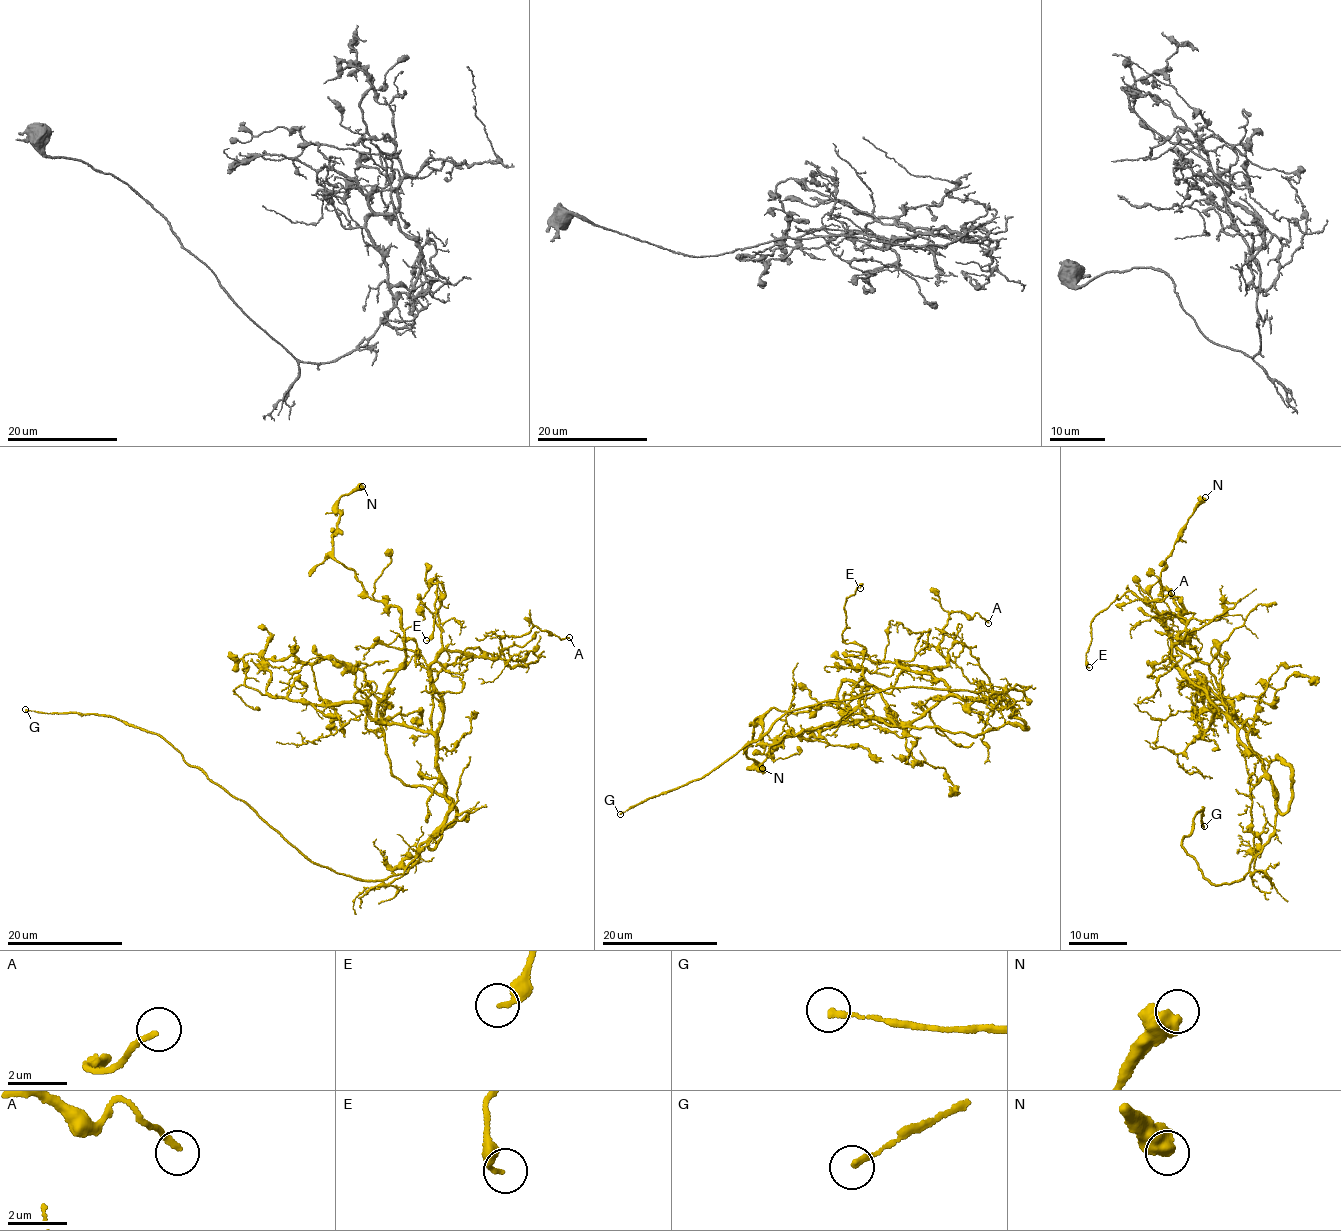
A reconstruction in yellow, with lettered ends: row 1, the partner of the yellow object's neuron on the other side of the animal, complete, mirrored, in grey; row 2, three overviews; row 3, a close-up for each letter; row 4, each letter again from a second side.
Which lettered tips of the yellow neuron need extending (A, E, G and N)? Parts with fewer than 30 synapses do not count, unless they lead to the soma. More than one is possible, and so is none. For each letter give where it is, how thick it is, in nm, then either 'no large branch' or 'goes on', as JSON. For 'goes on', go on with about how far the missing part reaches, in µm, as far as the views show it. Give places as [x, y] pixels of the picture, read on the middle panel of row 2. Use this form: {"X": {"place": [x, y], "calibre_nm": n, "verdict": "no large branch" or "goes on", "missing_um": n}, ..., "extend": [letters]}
{"A": {"place": [988, 623], "calibre_nm": 180, "verdict": "no large branch"}, "E": {"place": [860, 588], "calibre_nm": 190, "verdict": "no large branch"}, "G": {"place": [620, 814], "calibre_nm": 180, "verdict": "goes on", "missing_um": 30}, "N": {"place": [762, 768], "calibre_nm": 650, "verdict": "no large branch"}, "extend": ["G"]}

